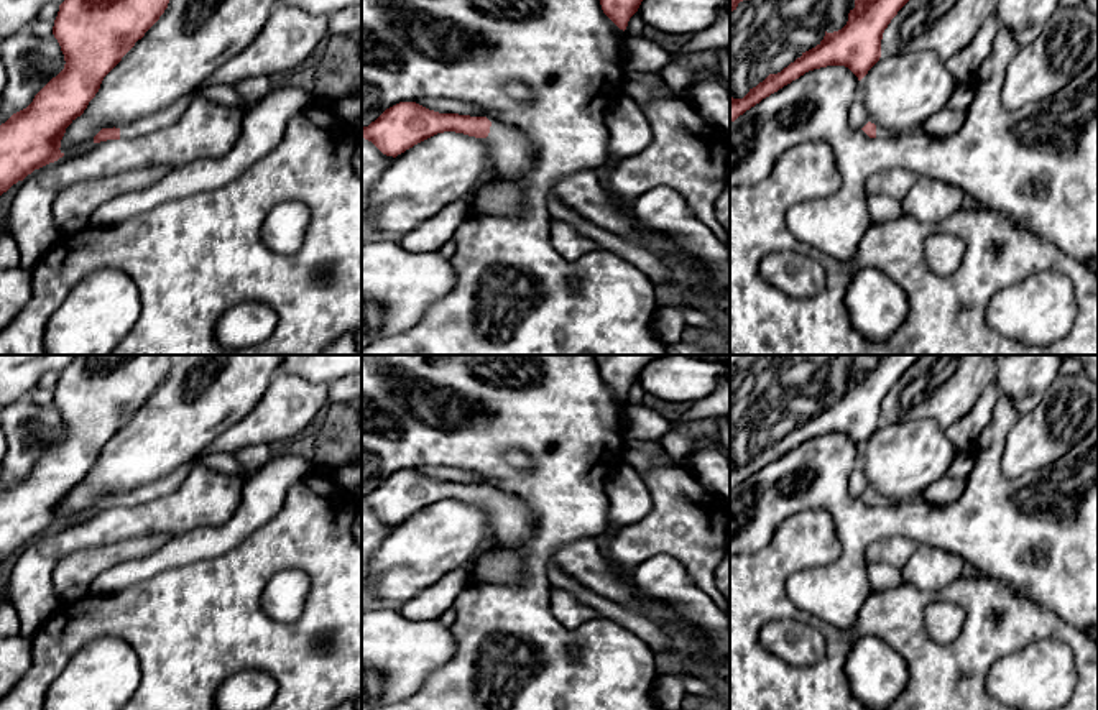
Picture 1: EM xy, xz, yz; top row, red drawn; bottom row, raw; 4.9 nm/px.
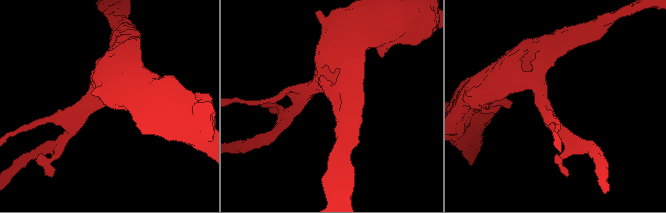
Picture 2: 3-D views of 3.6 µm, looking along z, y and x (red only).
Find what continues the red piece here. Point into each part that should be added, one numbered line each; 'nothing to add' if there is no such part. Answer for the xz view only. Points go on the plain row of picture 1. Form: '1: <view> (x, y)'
1: xz (512, 520)

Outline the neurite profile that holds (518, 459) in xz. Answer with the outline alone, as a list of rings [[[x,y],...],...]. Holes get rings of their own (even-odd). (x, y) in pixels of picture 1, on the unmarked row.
[[[516,449],[508,450],[505,454],[505,459],[510,465],[516,467],[518,470],[531,470],[533,467],[529,455],[524,454],[523,450],[516,450]]]

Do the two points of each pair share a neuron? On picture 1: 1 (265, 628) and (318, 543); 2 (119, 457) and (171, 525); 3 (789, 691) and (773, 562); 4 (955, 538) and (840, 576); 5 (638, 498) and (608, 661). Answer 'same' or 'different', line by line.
1: same
2: different
3: same
4: same
5: different

